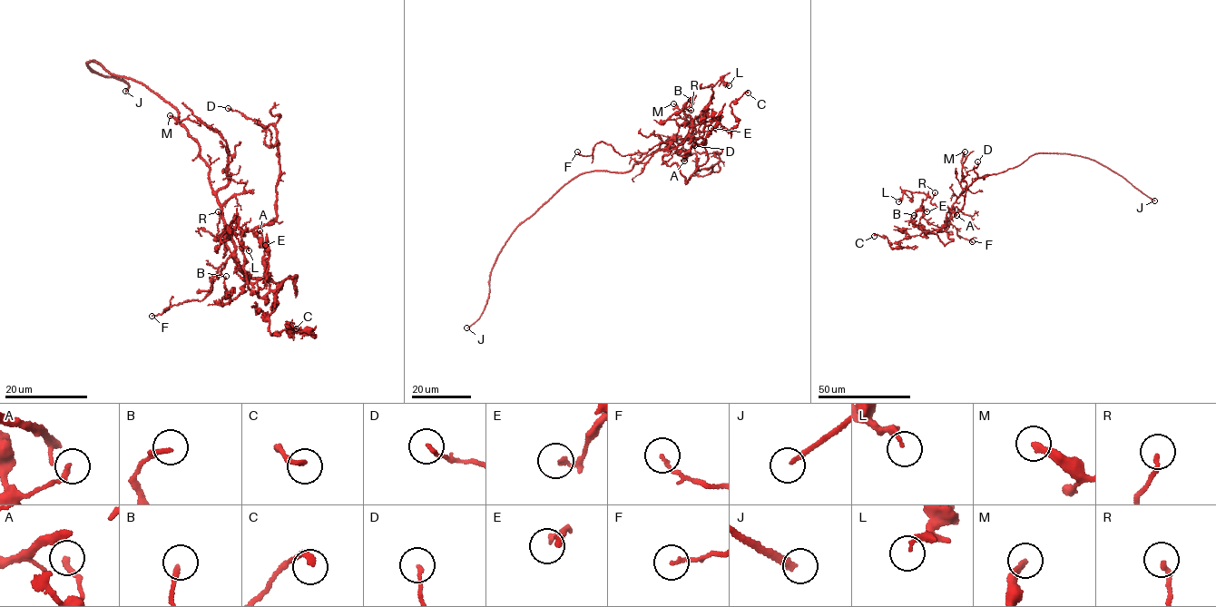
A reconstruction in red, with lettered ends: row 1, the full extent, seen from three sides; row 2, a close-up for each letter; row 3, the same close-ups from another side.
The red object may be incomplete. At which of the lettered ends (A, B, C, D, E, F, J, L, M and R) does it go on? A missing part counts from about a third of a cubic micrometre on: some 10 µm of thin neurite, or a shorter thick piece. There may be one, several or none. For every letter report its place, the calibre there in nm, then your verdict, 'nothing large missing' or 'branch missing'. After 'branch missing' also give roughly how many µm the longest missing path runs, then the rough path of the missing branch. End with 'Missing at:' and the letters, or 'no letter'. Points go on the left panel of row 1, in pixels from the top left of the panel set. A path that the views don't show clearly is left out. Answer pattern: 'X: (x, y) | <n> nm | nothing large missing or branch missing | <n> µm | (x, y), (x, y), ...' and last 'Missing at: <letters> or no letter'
A: (259, 230) | 150 nm | nothing large missing
B: (226, 276) | 220 nm | nothing large missing
C: (296, 328) | 220 nm | nothing large missing
D: (228, 108) | 130 nm | nothing large missing
E: (265, 245) | 180 nm | nothing large missing
F: (152, 316) | 140 nm | nothing large missing
J: (125, 91) | 240 nm | branch missing | 25 µm
L: (249, 250) | 180 nm | nothing large missing
M: (170, 115) | 260 nm | nothing large missing
R: (218, 211) | 180 nm | nothing large missing
Missing at: J

